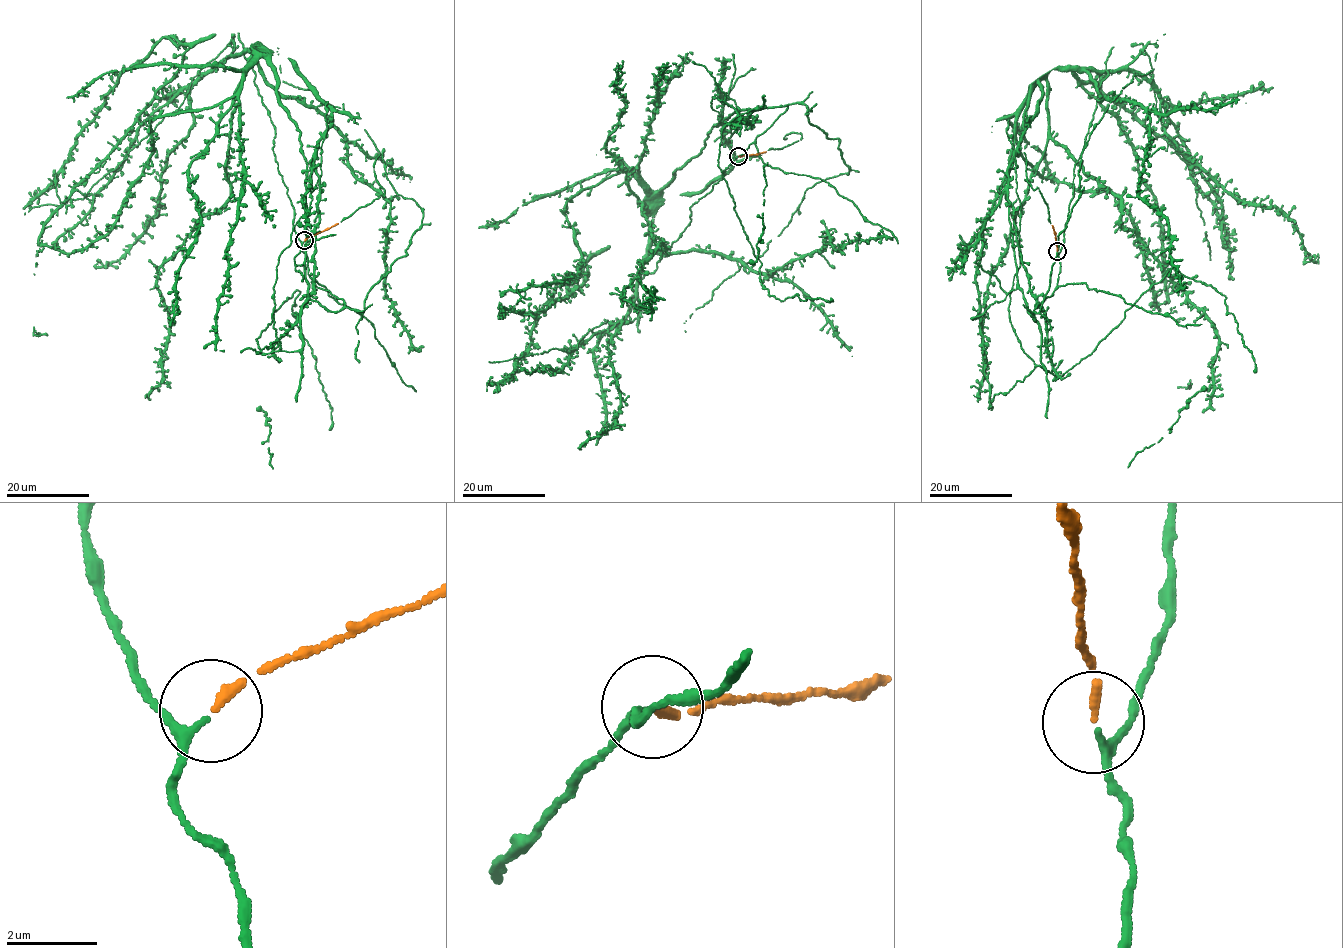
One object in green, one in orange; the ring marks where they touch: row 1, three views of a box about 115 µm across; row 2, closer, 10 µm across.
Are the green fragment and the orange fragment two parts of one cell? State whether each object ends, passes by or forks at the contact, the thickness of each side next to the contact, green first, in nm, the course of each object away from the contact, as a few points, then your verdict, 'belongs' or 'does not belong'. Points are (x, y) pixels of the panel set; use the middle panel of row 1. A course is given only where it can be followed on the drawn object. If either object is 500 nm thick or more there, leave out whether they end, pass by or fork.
green passes by | orange ends | 150/190 nm | green via (738, 156), (787, 106), (658, 191), (581, 189), (578, 271), (499, 310), (583, 281), (488, 380) | orange via (738, 156), (765, 151) | belongs

